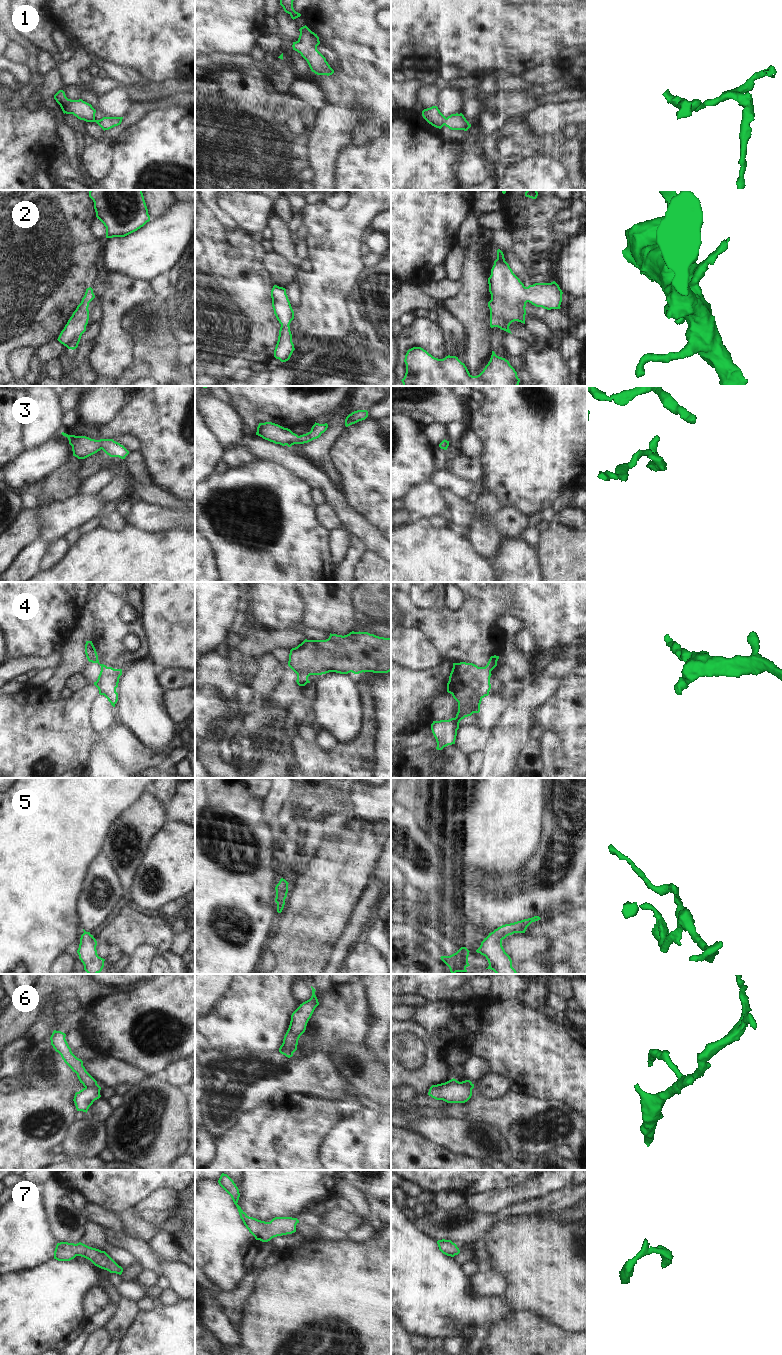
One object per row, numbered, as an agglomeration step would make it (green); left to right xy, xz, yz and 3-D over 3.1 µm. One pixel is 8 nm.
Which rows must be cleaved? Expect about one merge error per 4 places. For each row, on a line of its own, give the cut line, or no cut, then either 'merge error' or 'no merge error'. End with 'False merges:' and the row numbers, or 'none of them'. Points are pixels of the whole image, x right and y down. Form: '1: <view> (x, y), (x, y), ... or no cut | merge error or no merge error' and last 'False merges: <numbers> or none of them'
1: no cut | no merge error
2: no cut | no merge error
3: no cut | no merge error
4: no cut | no merge error
5: no cut | no merge error
6: xz (281, 1045), (293, 1052) | merge error
7: no cut | no merge error
False merges: 6

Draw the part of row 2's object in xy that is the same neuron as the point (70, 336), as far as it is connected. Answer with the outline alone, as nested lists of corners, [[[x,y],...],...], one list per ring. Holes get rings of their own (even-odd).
[[[91,287],[86,289],[81,303],[77,306],[72,316],[68,320],[64,329],[61,331],[58,341],[68,349],[76,349],[82,334],[86,331],[89,320],[89,303],[95,298]]]

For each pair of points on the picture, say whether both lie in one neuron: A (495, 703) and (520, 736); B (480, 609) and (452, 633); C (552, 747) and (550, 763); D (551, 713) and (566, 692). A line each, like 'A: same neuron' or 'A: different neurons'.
A: different neurons
B: same neuron
C: same neuron
D: same neuron

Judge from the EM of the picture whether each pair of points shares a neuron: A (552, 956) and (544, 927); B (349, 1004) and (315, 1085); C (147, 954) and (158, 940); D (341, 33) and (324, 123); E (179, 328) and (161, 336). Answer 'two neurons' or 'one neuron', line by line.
A: one neuron
B: two neurons
C: two neurons
D: one neuron
E: two neurons

